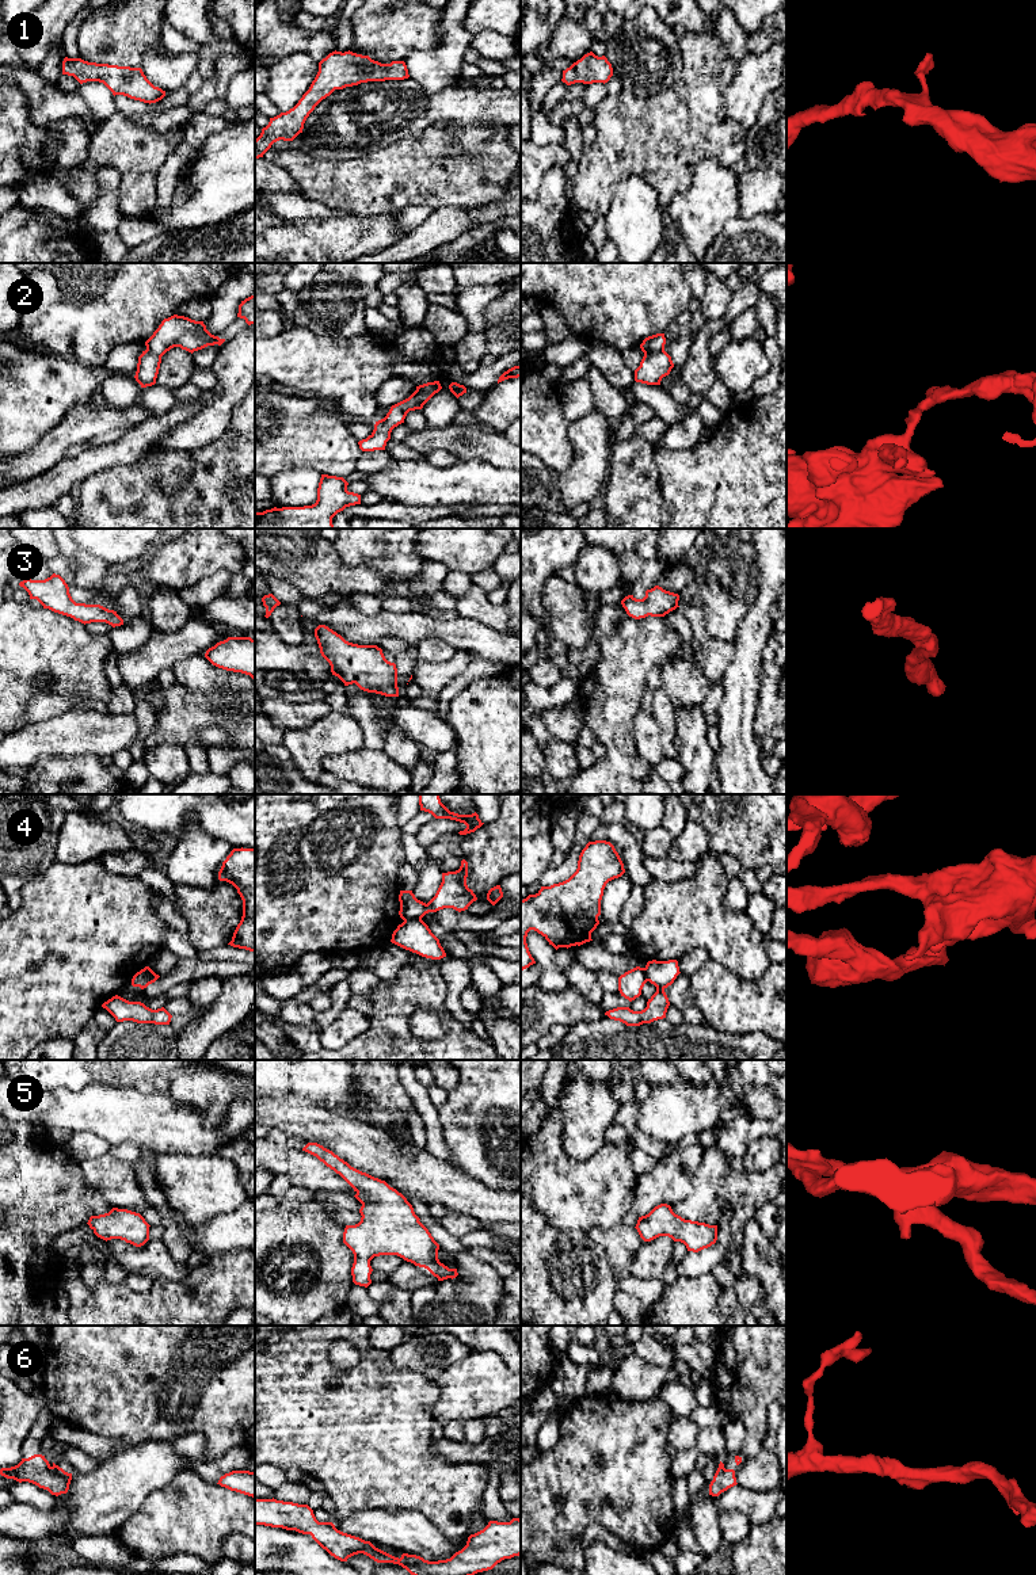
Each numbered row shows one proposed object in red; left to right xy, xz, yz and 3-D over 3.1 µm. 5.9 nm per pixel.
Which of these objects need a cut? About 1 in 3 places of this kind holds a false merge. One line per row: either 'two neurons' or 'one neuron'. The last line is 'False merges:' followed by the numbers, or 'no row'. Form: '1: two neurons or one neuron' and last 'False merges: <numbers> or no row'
1: one neuron
2: two neurons
3: one neuron
4: two neurons
5: one neuron
6: one neuron
False merges: 2, 4

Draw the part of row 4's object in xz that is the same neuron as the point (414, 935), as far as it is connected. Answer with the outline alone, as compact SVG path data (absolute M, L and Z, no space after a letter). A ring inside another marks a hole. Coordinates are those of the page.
M422 919L404 920L393 931L391 942L426 958L446 957L439 939Z

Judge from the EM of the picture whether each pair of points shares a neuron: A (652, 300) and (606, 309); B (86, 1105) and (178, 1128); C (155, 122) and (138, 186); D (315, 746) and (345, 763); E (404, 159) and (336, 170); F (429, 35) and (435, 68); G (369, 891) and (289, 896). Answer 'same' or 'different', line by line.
A: same
B: same
C: different
D: different
E: same
F: different
G: same

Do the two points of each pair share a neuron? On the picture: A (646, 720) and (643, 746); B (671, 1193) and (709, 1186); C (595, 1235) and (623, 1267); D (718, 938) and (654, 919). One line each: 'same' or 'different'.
A: same
B: different
C: same
D: same

